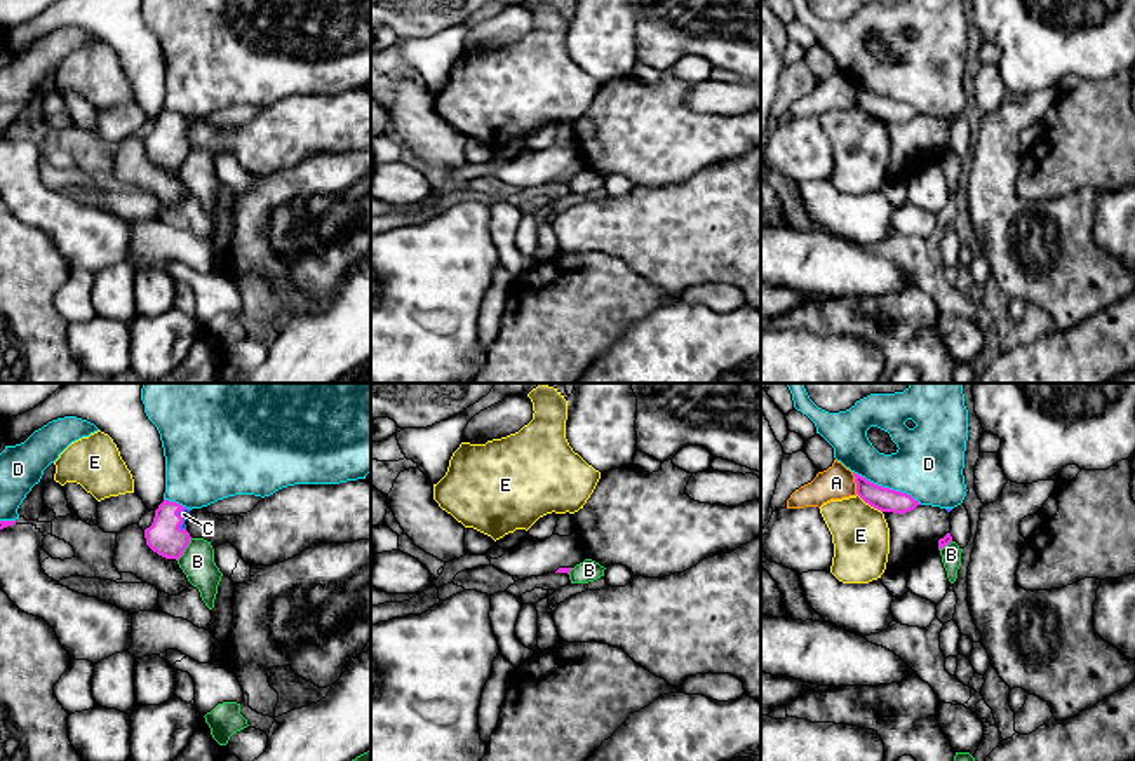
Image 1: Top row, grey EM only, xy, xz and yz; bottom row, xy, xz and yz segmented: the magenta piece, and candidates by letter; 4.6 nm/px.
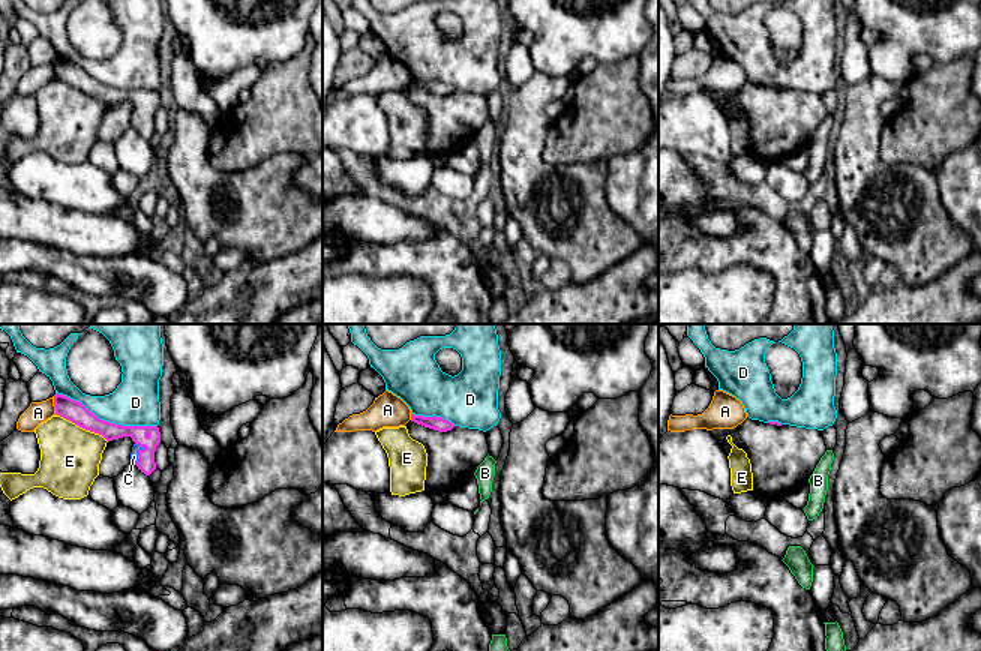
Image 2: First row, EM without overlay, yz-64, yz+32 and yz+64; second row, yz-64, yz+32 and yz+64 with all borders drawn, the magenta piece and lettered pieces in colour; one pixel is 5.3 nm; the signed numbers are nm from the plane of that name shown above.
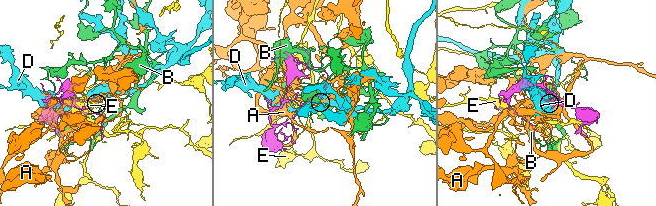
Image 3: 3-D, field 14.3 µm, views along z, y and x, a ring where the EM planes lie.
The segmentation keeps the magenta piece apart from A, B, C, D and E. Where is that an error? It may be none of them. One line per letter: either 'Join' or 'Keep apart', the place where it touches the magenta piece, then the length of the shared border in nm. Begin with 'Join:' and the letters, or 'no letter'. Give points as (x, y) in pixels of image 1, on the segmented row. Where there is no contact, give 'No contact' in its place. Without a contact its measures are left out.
Join: C
A: Keep apart. Touches magenta at yz (857, 483). Shared border 110 nm
B: Keep apart. Touches magenta at xy (185, 547). Shared border 130 nm
C: Join. Touches magenta at xy (181, 519). Shared border 110 nm
D: Keep apart. Touches magenta at yz (888, 488). Shared border 360 nm
E: Keep apart. Touches magenta at yz (869, 504). Shared border 150 nm

